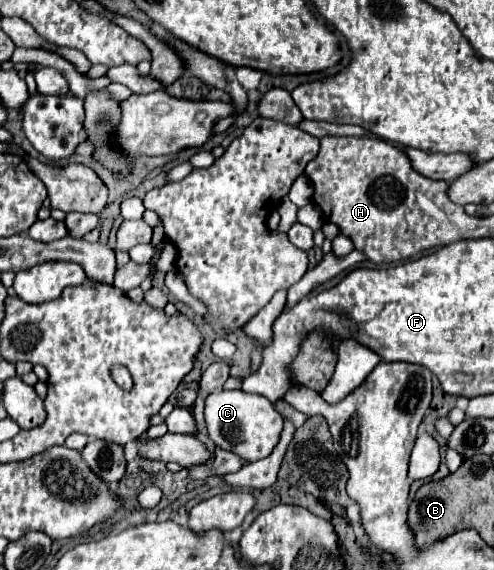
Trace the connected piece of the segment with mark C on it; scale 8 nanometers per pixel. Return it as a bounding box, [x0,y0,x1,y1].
[204,389,282,463]

